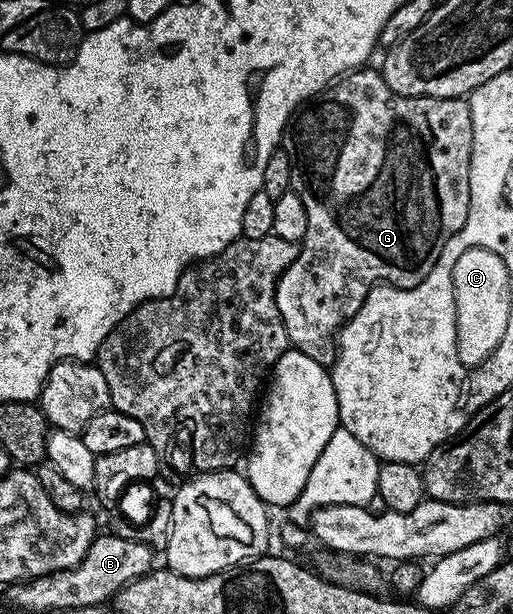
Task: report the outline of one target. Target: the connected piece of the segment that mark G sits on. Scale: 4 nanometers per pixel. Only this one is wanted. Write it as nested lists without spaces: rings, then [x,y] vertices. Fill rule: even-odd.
[[[361,67],[352,70],[351,73],[344,74],[343,77],[332,82],[327,89],[323,89],[321,93],[316,93],[309,99],[303,101],[297,109],[290,115],[290,119],[284,128],[282,138],[282,148],[286,151],[286,155],[290,159],[290,189],[298,195],[298,199],[302,199],[302,204],[306,206],[306,235],[304,240],[299,242],[300,250],[298,251],[298,259],[294,259],[294,263],[290,263],[290,267],[286,267],[286,271],[278,279],[276,284],[276,302],[278,303],[278,315],[282,315],[282,323],[286,327],[286,335],[291,348],[302,351],[302,355],[310,355],[310,359],[314,359],[314,363],[330,367],[336,361],[336,350],[338,348],[338,334],[343,329],[347,321],[351,321],[354,315],[358,315],[358,311],[362,307],[362,303],[366,303],[368,293],[375,289],[377,285],[395,285],[397,289],[409,289],[418,283],[422,283],[422,279],[426,279],[426,275],[430,275],[430,271],[434,267],[434,263],[438,263],[438,255],[442,255],[442,247],[446,247],[448,240],[456,234],[460,228],[466,223],[466,215],[470,207],[470,155],[472,154],[472,120],[470,119],[470,107],[467,100],[458,97],[407,97],[406,95],[398,95],[394,91],[390,91],[390,87],[386,87],[386,79],[383,72],[376,73],[369,67]]]

